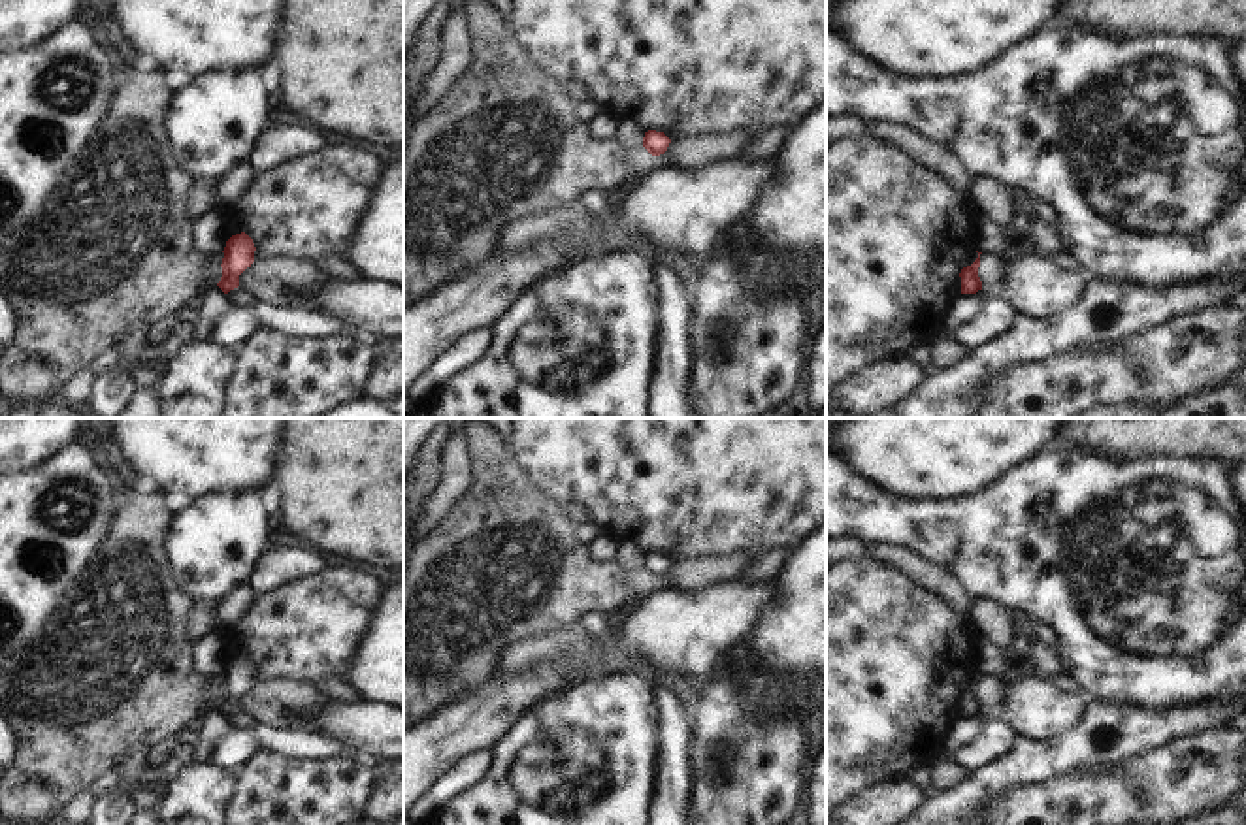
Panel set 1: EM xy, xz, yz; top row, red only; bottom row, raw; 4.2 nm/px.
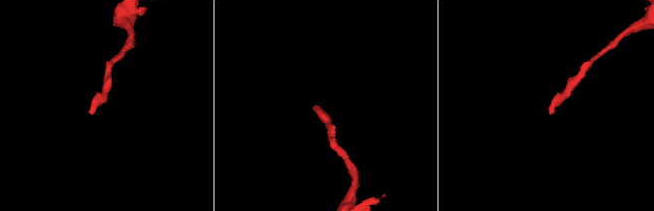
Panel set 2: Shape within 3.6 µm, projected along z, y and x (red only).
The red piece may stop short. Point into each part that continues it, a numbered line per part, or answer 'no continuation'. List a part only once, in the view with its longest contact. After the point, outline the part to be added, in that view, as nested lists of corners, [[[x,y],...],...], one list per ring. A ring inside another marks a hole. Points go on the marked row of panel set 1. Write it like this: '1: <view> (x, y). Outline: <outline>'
no continuation.

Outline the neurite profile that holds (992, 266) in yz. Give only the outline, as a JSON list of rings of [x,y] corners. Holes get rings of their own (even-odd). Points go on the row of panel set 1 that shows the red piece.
[[[982,252],[978,267],[982,286],[999,283],[1003,275],[1005,275],[1005,260],[995,252]]]

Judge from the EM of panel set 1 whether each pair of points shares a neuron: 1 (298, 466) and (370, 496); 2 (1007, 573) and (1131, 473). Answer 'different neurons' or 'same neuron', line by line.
1: same neuron
2: same neuron

